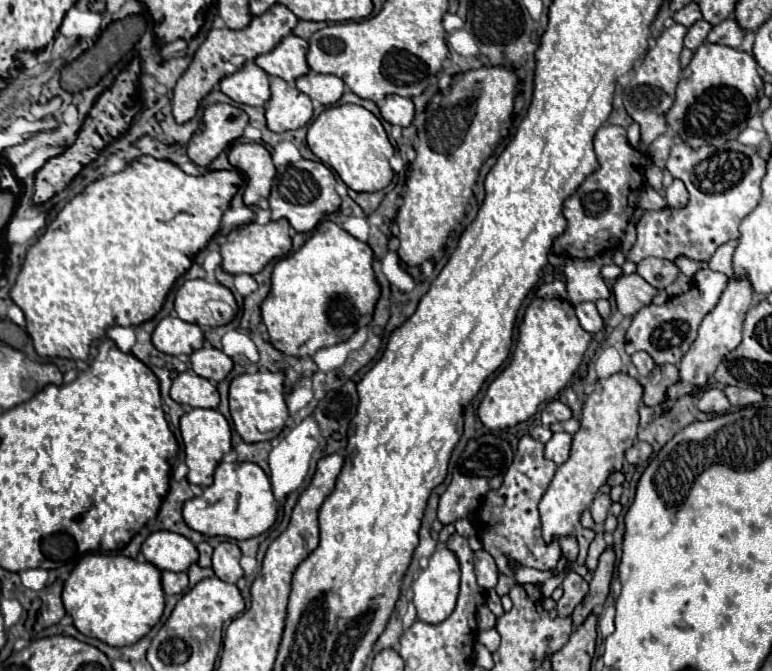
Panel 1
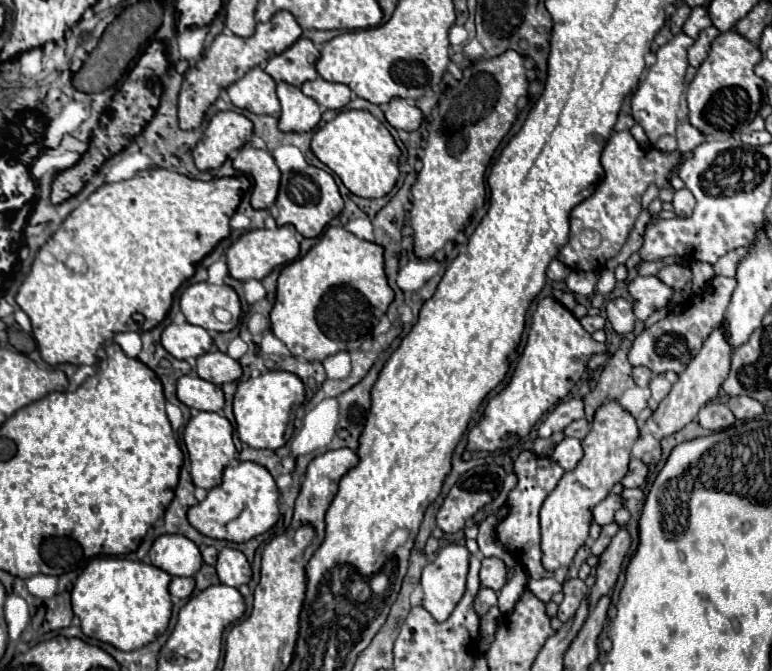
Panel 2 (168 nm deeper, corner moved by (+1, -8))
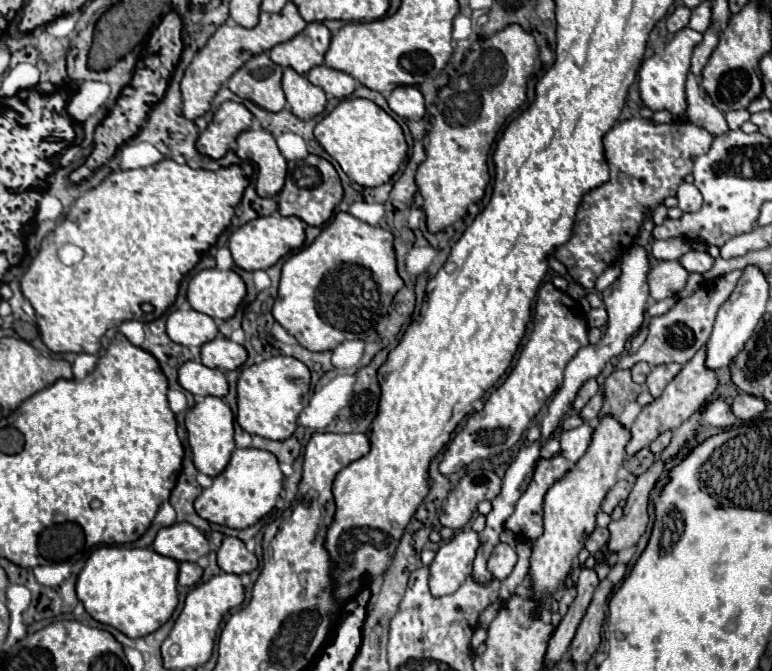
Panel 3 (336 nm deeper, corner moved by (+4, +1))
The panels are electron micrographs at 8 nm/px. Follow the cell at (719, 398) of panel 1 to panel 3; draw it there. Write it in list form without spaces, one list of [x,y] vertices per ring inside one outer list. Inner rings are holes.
[[[714,400],[714,402],[706,402],[704,422],[714,426],[714,428],[732,428],[732,426],[738,424],[738,418],[734,416],[728,402]]]

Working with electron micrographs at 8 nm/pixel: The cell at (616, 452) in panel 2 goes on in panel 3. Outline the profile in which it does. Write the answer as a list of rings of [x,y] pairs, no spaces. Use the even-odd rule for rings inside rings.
[[[604,416],[600,426],[594,430],[592,444],[588,452],[574,464],[574,468],[558,480],[544,498],[544,534],[534,540],[532,556],[530,556],[530,588],[532,600],[538,604],[546,604],[546,596],[554,594],[564,578],[568,576],[574,558],[584,548],[584,540],[596,528],[596,514],[600,510],[602,500],[608,490],[616,484],[616,472],[626,458],[626,444],[630,440],[630,432],[612,416]]]

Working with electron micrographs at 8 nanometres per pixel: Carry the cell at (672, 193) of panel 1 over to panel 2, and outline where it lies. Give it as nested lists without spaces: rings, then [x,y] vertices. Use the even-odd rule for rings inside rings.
[[[681,189],[681,191],[675,191],[671,205],[673,205],[673,211],[677,217],[689,217],[695,207],[695,197],[691,195],[691,191]]]

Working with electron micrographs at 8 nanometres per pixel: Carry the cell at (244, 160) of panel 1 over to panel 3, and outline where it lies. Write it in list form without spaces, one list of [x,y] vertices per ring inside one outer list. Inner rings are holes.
[[[244,130],[236,142],[238,158],[258,166],[258,196],[276,196],[286,180],[286,158],[280,154],[274,136],[266,130]]]

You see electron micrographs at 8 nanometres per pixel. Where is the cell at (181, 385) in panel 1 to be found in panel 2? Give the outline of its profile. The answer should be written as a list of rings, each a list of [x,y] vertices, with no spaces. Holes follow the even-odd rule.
[[[183,375],[177,383],[177,399],[189,409],[197,411],[221,411],[223,391],[213,383],[199,379],[197,375]]]

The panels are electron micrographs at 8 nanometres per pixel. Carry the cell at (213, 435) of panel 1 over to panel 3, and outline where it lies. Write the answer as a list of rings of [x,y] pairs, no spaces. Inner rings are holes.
[[[206,396],[202,398],[194,408],[188,410],[186,414],[186,430],[188,430],[188,442],[194,454],[194,466],[198,472],[208,474],[208,476],[218,476],[234,450],[234,414],[230,406],[218,398],[218,396]]]

